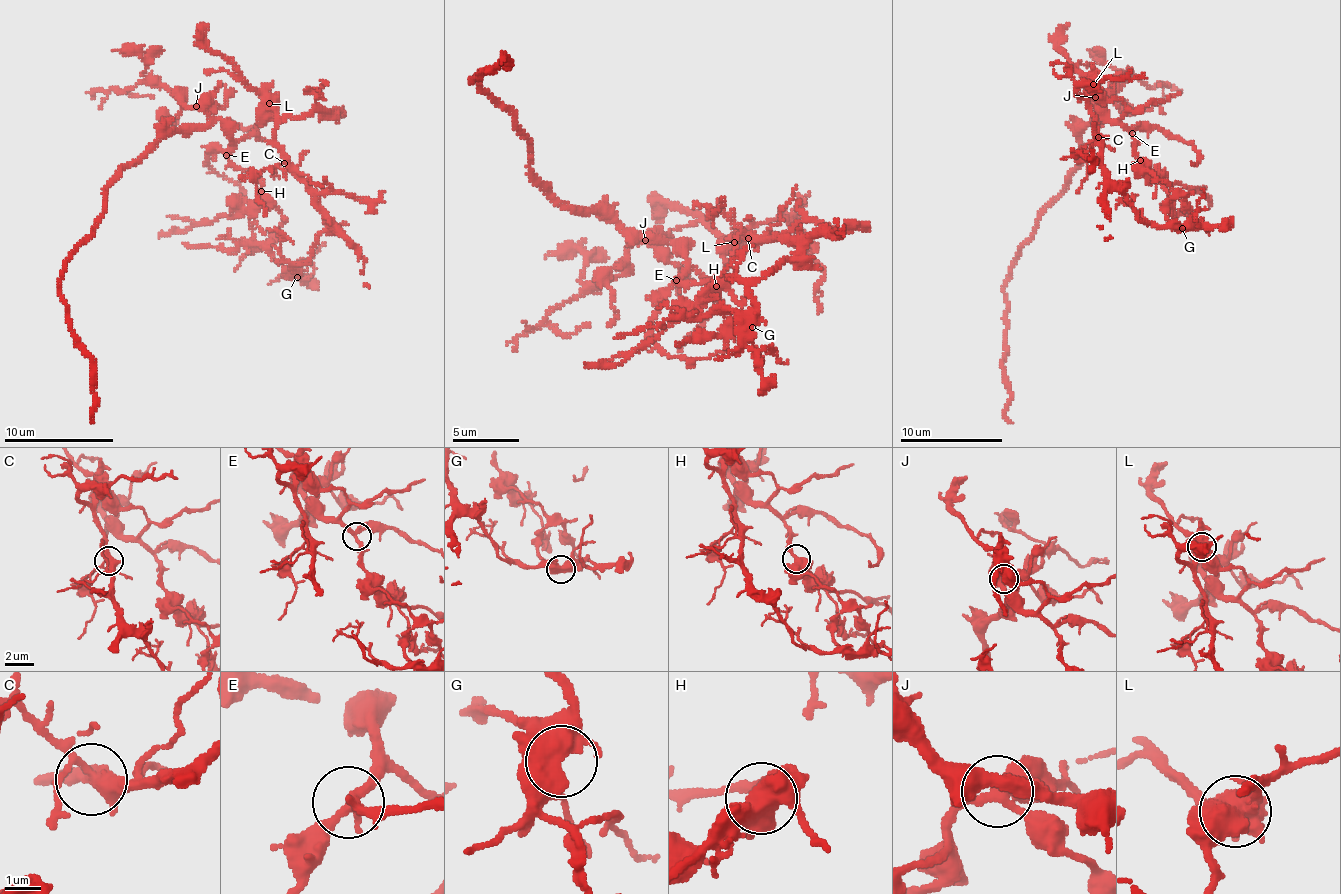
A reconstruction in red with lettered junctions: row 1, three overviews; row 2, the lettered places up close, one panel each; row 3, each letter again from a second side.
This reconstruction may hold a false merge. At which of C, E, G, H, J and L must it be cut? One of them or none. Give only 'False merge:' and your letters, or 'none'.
False merge: L

